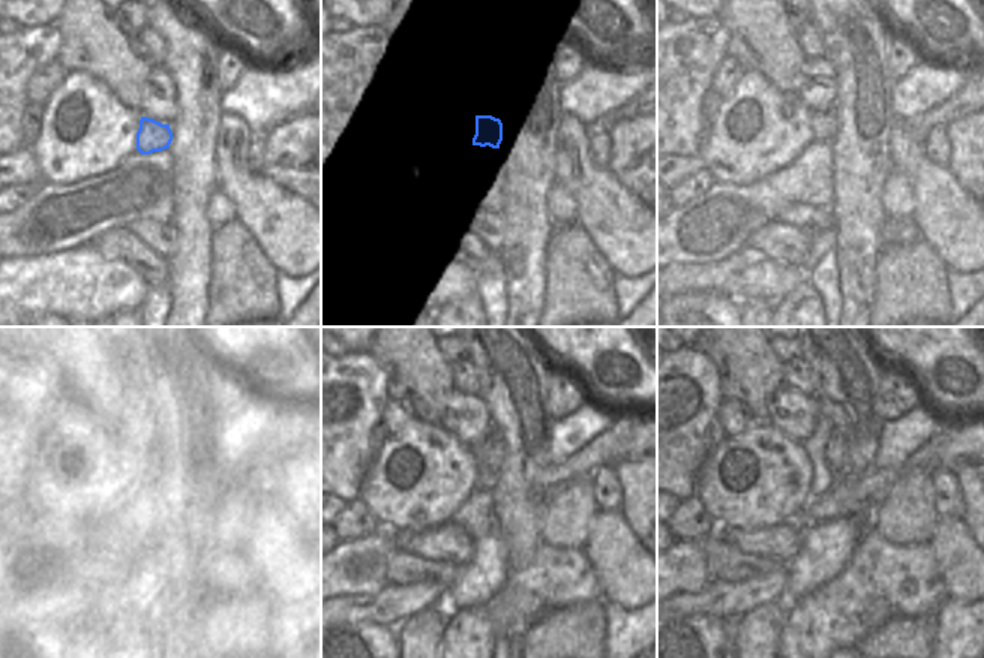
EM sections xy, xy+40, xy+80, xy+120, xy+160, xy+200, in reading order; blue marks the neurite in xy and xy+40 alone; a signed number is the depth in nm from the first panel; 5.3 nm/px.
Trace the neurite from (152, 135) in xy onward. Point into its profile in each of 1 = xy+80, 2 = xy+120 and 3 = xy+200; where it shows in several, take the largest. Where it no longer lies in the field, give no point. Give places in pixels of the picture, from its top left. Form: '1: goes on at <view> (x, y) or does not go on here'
1: goes on at xy+80 (822, 123)
2: goes on at xy+120 (153, 456)
3: goes on at xy+200 (836, 450)

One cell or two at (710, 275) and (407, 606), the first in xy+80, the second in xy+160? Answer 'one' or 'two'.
one

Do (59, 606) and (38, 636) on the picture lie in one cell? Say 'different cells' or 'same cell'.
different cells

